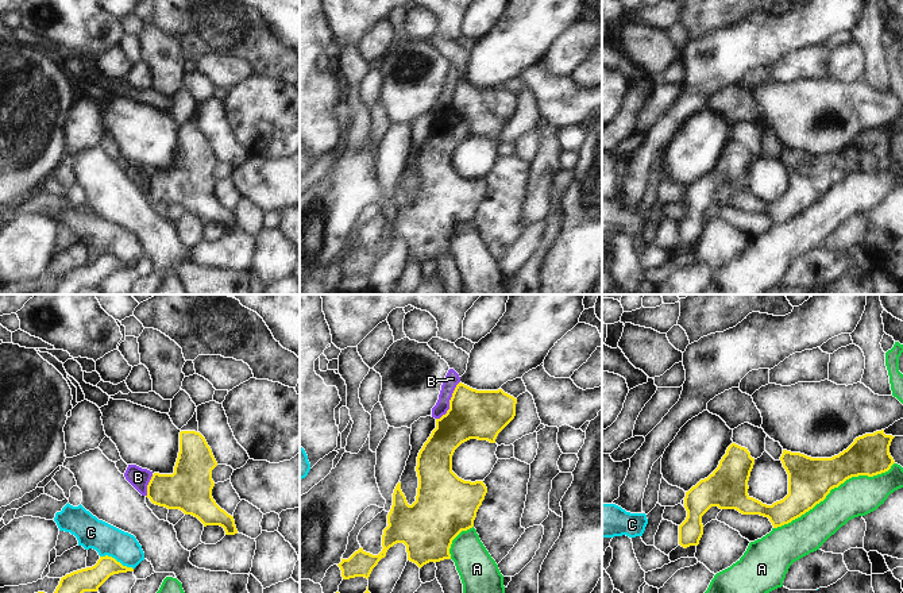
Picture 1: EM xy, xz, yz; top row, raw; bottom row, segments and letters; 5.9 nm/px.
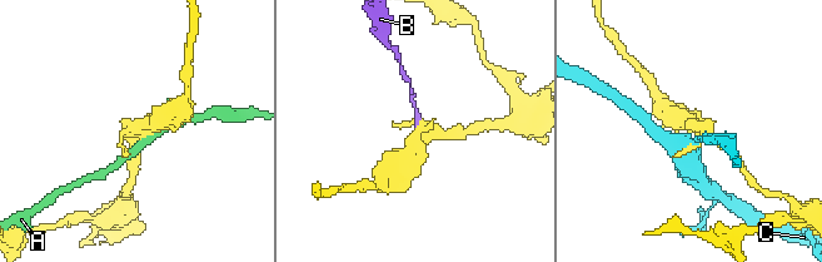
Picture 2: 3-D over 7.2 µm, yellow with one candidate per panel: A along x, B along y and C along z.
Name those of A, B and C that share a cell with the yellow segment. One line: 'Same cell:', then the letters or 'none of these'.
Same cell: none of these

